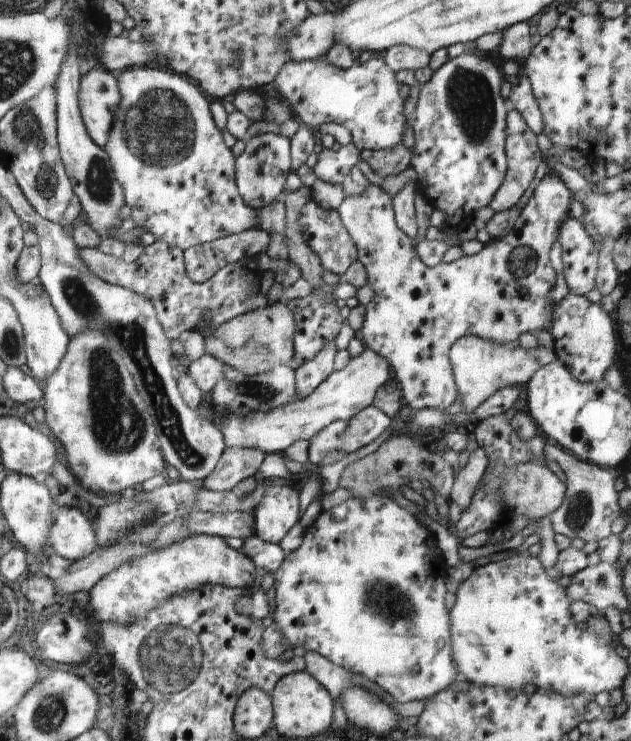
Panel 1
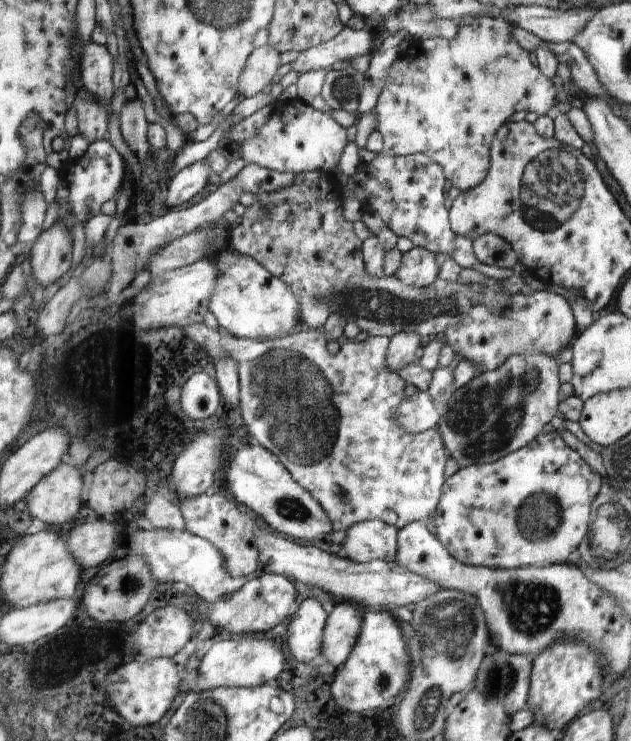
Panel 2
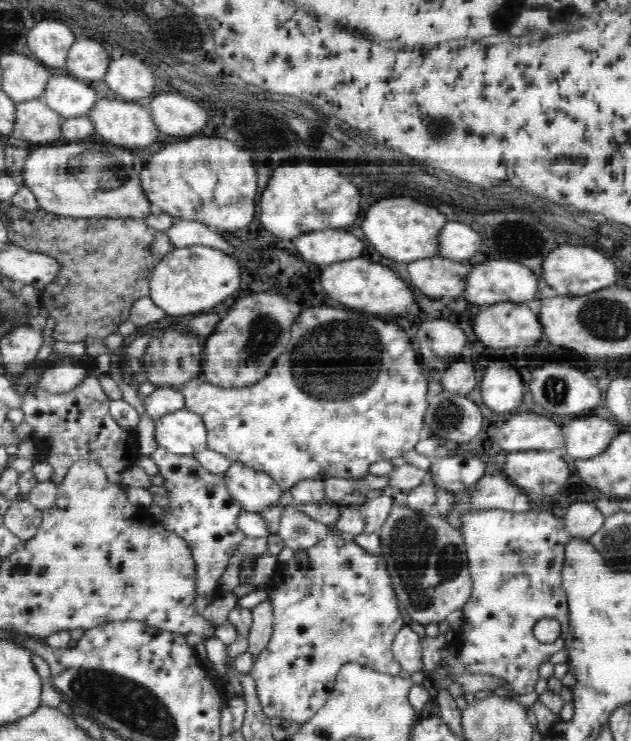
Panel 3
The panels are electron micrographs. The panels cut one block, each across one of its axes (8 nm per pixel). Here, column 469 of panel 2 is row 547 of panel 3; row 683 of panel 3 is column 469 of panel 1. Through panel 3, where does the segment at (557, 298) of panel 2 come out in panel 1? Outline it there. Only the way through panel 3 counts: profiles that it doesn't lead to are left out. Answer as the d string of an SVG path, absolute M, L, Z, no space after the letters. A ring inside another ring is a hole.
M549 168L541 181L538 183L532 196L529 198L526 206L523 206L518 220L514 228L510 231L510 234L503 236L499 239L490 240L484 244L484 248L478 254L474 256L462 255L458 260L451 263L440 262L434 267L429 267L418 258L416 254L416 244L419 239L412 240L409 236L406 236L405 232L402 232L401 228L398 228L396 213L393 209L393 199L380 186L376 184L369 184L369 186L362 191L360 195L356 196L344 196L339 206L336 208L336 212L339 212L342 219L342 224L349 229L350 236L353 237L354 244L357 245L357 260L360 261L367 272L368 286L374 290L374 298L372 301L365 305L364 322L362 325L362 340L365 340L365 347L373 349L374 352L380 353L389 361L389 364L393 367L396 382L401 388L401 398L404 402L412 408L412 410L421 411L423 408L436 408L436 410L444 410L448 408L450 404L455 402L458 398L458 391L456 385L456 377L453 375L452 361L448 356L449 351L452 350L452 346L461 339L462 336L478 336L484 338L484 340L492 340L496 344L508 344L514 343L514 340L520 338L520 334L524 332L536 332L536 330L544 330L548 326L548 322L552 321L552 311L554 307L550 306L550 290L554 288L556 282L556 272L550 264L550 248L552 244L556 242L556 239L560 238L561 225L569 218L568 212L570 212L570 204L572 204L573 193L570 192L569 187L565 182L558 177L558 174Z

